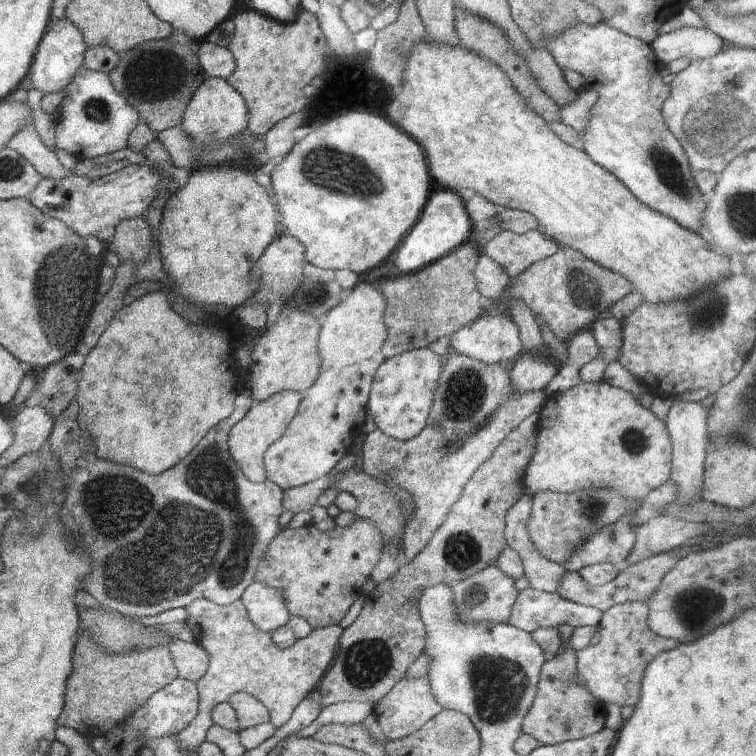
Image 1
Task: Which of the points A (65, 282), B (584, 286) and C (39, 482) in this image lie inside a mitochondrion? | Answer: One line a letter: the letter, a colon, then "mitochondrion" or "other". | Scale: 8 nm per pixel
A: mitochondrion
B: mitochondrion
C: mitochondrion

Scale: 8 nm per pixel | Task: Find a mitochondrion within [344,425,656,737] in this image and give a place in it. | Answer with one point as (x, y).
(499, 684)

